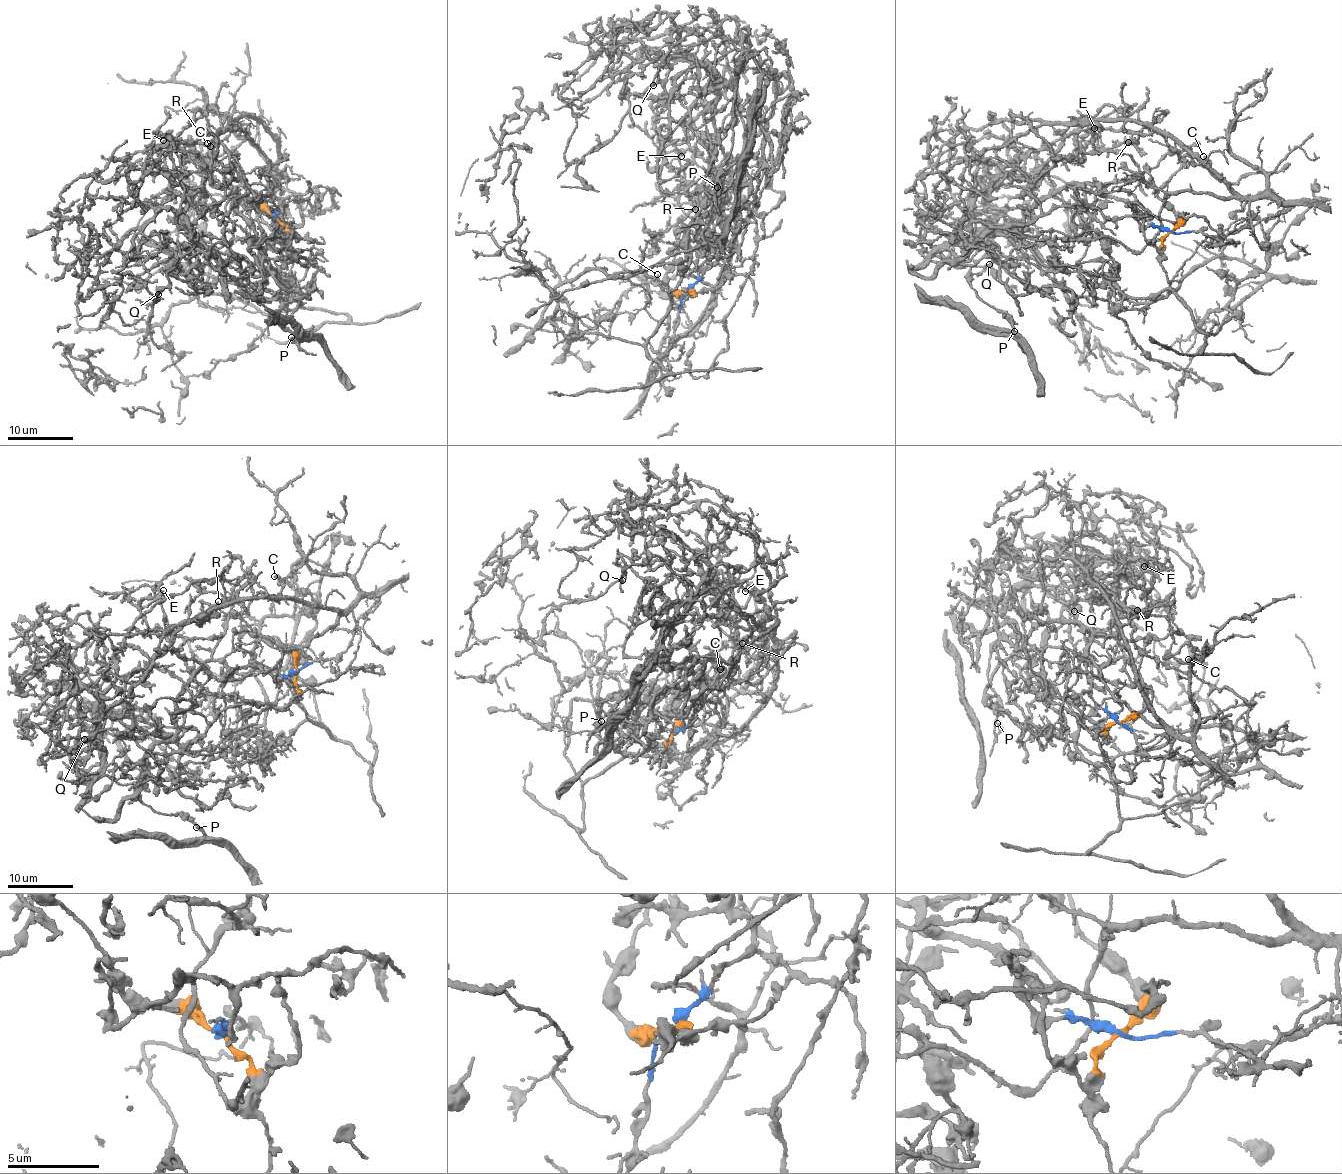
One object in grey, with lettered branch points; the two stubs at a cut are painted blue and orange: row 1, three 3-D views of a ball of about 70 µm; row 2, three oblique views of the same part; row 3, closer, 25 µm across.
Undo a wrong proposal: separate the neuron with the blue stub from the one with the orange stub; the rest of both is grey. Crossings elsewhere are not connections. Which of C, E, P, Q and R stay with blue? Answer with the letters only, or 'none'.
C, E, P, Q, R

